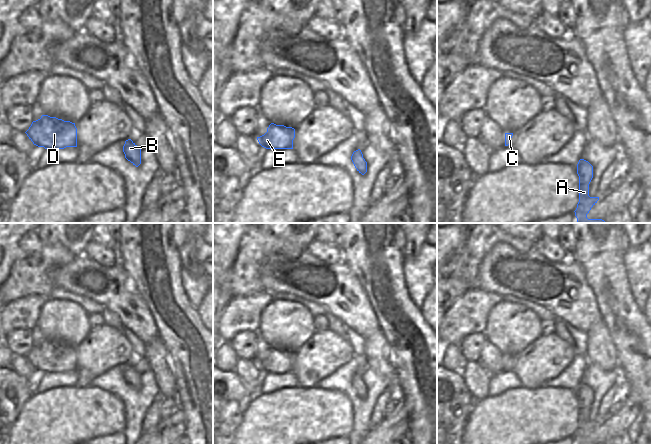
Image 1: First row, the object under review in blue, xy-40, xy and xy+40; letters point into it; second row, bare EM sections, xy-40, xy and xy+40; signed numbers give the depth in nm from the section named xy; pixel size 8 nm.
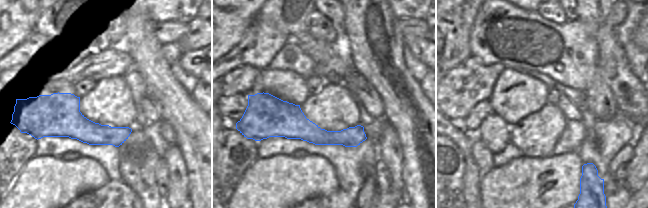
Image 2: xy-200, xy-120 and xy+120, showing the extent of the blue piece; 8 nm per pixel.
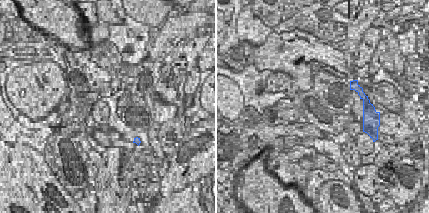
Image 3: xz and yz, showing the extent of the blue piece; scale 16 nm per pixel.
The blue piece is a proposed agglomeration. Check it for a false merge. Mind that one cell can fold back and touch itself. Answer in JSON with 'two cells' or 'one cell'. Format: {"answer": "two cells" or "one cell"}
{"answer": "one cell"}

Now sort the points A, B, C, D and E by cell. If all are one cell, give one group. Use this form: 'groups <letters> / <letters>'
groups A B C D E

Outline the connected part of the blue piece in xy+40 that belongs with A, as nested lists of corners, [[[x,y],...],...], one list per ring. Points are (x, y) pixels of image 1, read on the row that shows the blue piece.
[[[580,159],[577,164],[579,176],[579,202],[574,211],[577,223],[606,223],[602,219],[588,219],[587,214],[597,203],[599,197],[589,196],[589,184],[593,178],[593,166],[586,160]]]

